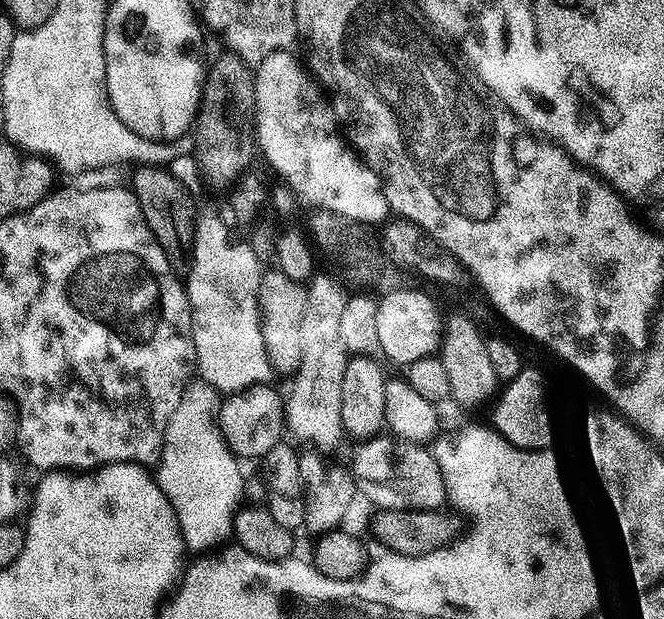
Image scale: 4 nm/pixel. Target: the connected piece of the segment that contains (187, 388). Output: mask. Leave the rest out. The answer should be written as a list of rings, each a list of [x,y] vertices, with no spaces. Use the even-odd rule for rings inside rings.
[[[199,378],[185,384],[178,406],[174,414],[170,414],[168,424],[164,427],[164,442],[160,446],[158,463],[154,468],[155,482],[174,510],[185,549],[189,553],[196,552],[192,554],[204,554],[209,550],[219,549],[225,543],[223,540],[233,535],[234,521],[241,503],[240,491],[244,488],[244,476],[240,473],[241,461],[233,456],[228,443],[220,434],[216,398],[216,389]]]

